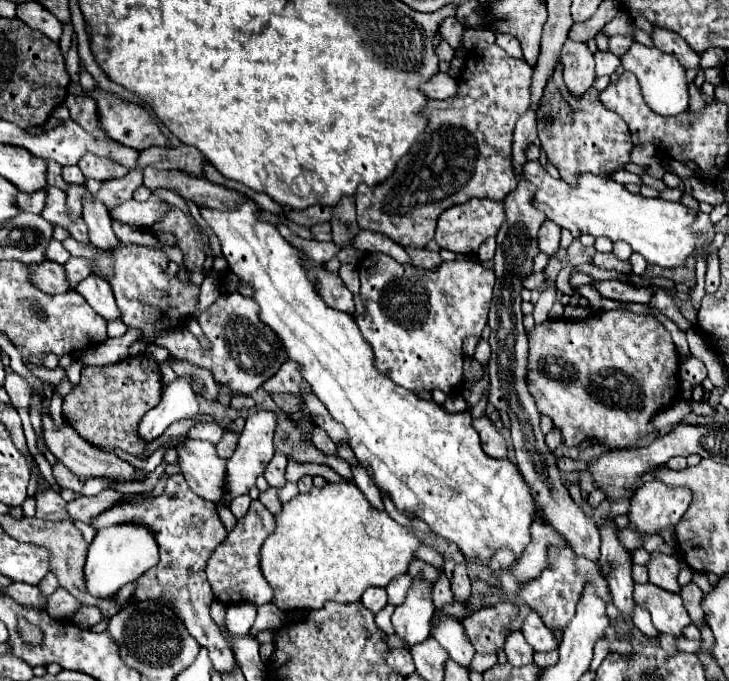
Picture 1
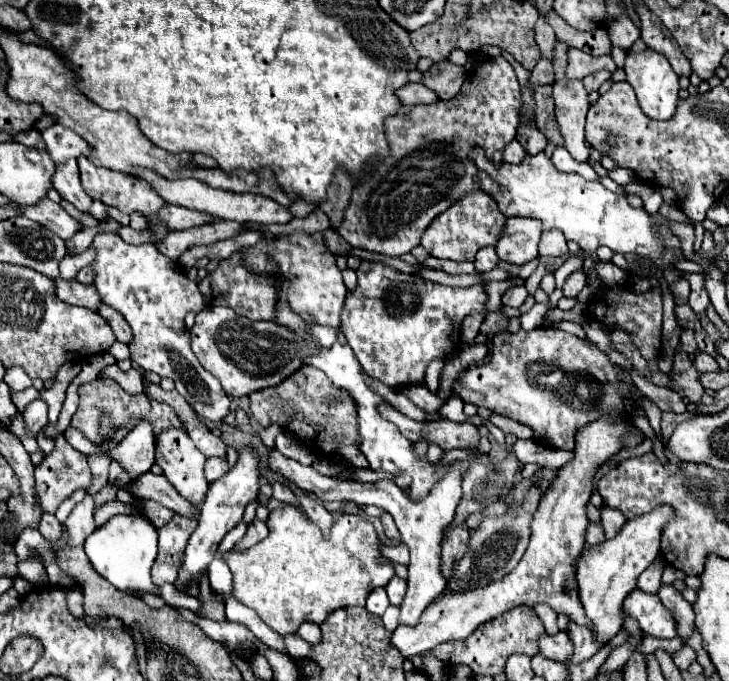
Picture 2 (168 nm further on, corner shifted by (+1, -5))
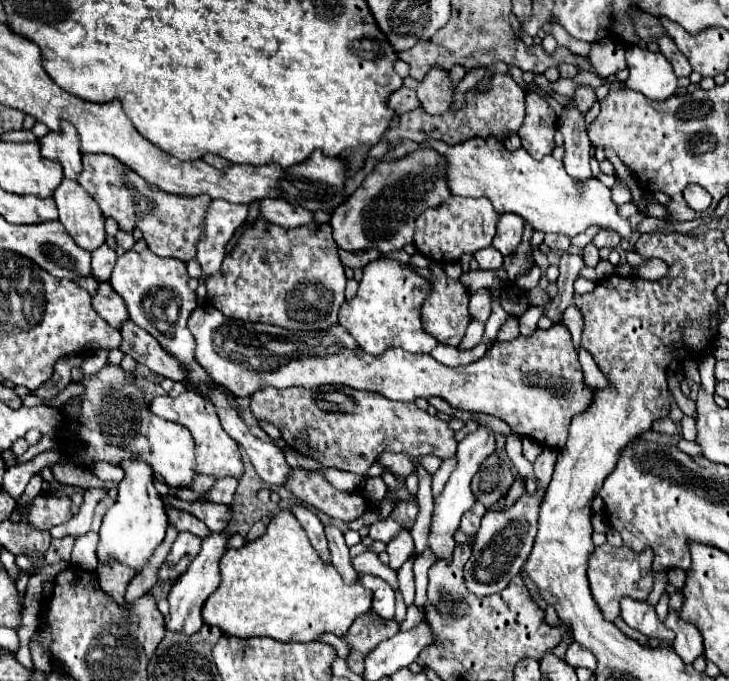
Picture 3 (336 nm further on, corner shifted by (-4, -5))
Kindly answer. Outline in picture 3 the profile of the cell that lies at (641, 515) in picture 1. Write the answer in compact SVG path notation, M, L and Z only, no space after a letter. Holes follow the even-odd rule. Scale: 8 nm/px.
M605 543L601 547L595 547L595 551L589 555L589 569L587 577L591 583L591 593L601 609L603 617L607 621L615 621L621 615L621 599L623 597L633 597L633 599L647 599L651 587L653 587L653 575L651 575L651 565L653 565L653 551L643 549L641 553L635 553L626 546L619 548Z

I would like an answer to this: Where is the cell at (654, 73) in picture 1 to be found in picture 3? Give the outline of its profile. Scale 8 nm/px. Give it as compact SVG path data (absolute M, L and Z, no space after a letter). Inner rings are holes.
M637 45L627 47L627 67L629 79L625 85L643 93L651 101L665 101L675 95L677 77L671 69L671 63L657 51L649 51Z

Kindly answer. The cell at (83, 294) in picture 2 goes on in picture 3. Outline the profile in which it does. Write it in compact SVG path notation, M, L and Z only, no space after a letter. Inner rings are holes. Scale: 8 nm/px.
M99 283L97 291L91 295L91 303L93 309L111 325L111 327L121 327L121 323L129 317L127 315L127 307L123 303L123 299L115 293L115 289L111 289L111 283Z

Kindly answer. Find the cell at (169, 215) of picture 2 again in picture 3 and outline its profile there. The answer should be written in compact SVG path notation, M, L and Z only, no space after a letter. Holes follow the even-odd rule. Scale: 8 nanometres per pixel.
M223 199L211 201L205 213L203 237L197 243L196 258L203 269L201 283L205 283L207 277L221 267L221 261L225 259L225 245L233 237L235 229L245 221L247 209L247 205L227 203Z

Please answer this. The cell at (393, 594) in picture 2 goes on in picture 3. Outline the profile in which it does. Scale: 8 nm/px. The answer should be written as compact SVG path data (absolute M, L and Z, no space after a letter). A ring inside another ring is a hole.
M363 553L363 555L355 557L351 563L353 563L355 571L359 571L361 575L369 573L369 575L381 577L381 579L385 579L393 587L393 591L399 591L397 573L389 565L383 565L379 559L375 559L375 553Z

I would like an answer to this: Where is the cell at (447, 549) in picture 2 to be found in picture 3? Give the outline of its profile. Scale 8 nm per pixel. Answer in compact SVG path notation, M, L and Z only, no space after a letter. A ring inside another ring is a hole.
M477 501L465 515L463 515L463 519L461 519L461 531L465 533L465 535L475 535L477 533L477 529L479 529L479 521L481 521L481 517L485 515L485 507Z

